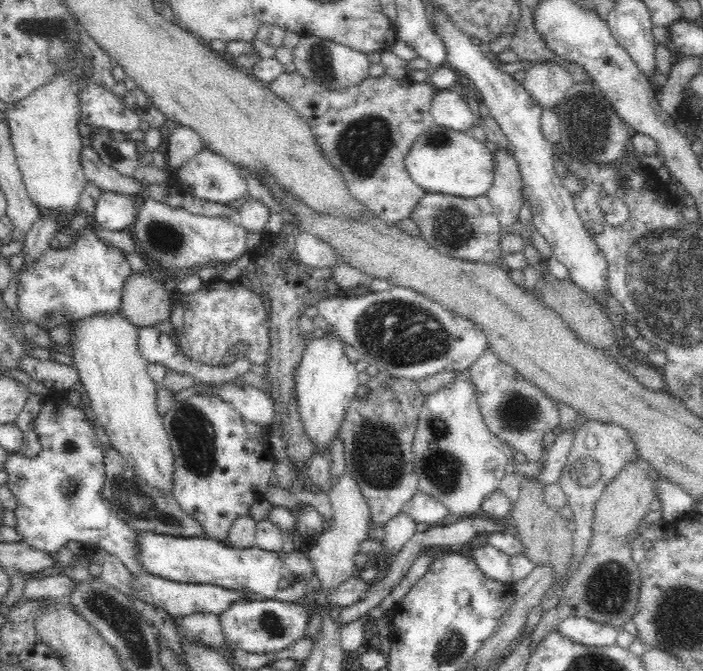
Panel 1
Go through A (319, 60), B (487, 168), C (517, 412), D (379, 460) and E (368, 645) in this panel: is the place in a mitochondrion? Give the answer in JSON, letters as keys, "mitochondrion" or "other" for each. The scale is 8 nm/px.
{"A":"mitochondrion","B":"other","C":"mitochondrion","D":"mitochondrion","E":"other"}

